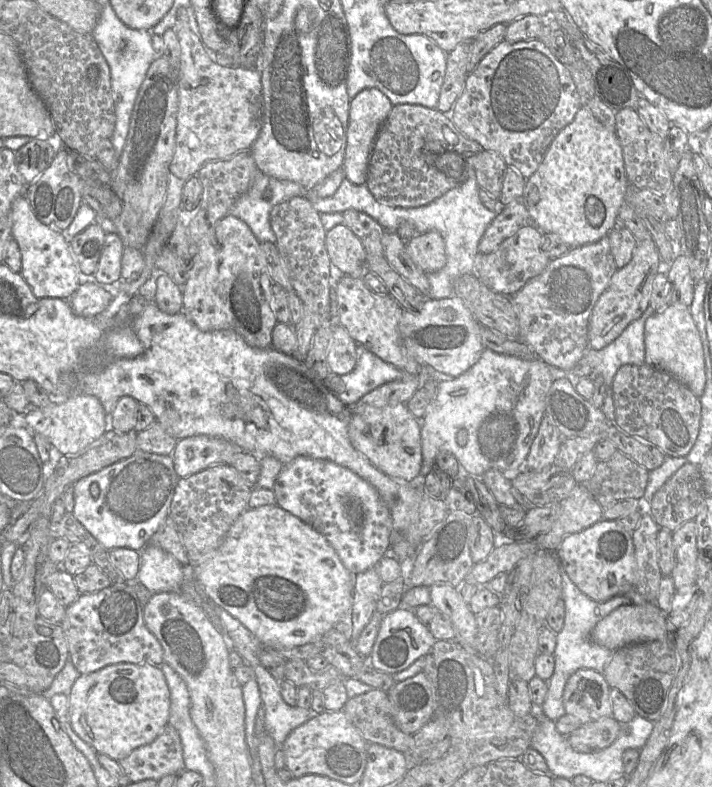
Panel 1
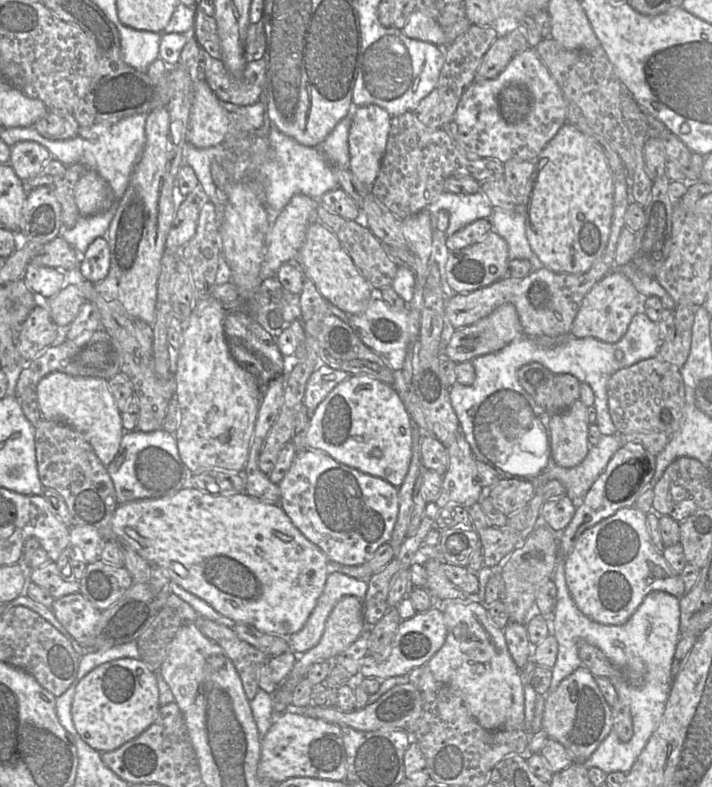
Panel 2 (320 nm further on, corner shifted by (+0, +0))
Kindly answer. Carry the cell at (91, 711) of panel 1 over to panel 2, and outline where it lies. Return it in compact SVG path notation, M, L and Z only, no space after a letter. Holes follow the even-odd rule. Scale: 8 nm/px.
M121 658L97 666L81 679L71 714L85 742L97 751L109 752L141 735L156 720L160 707L154 671L141 659Z

